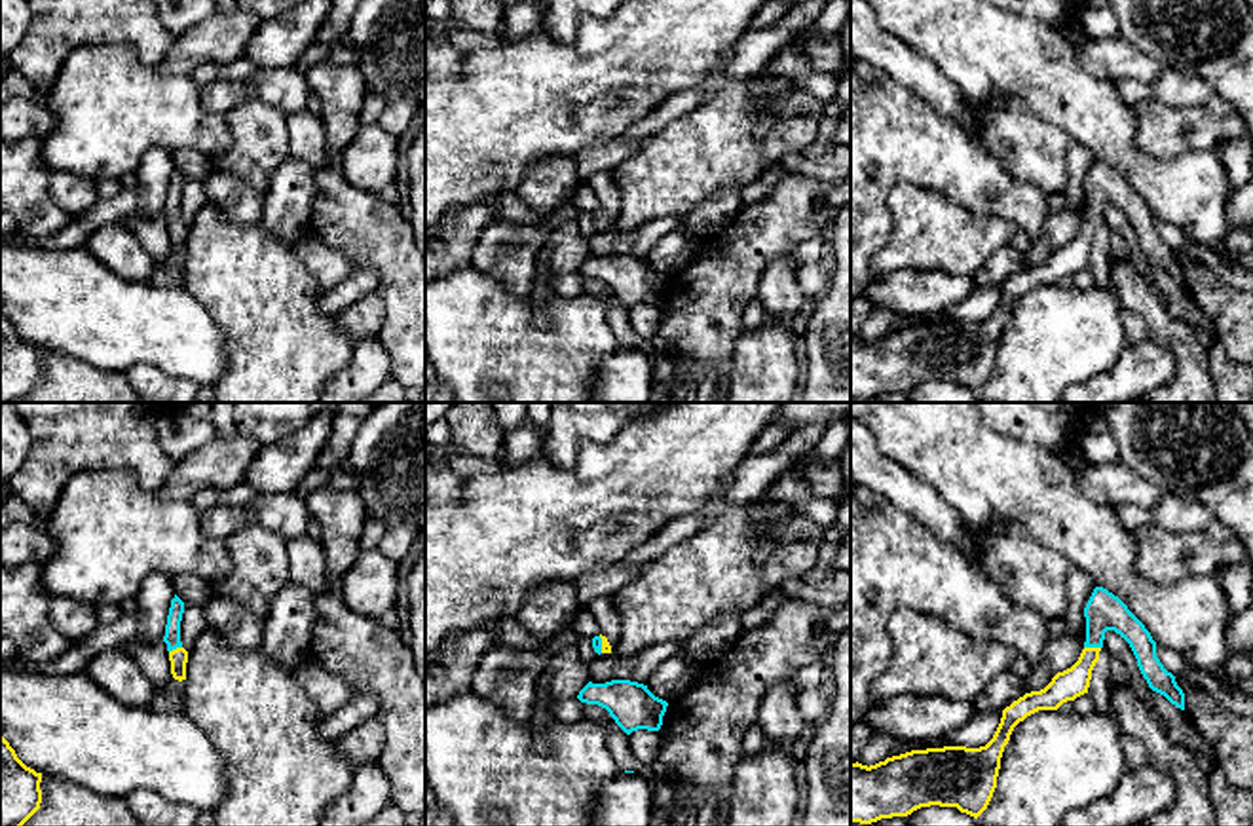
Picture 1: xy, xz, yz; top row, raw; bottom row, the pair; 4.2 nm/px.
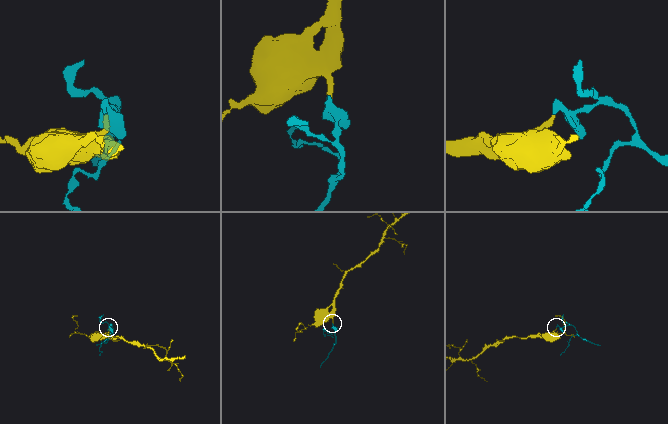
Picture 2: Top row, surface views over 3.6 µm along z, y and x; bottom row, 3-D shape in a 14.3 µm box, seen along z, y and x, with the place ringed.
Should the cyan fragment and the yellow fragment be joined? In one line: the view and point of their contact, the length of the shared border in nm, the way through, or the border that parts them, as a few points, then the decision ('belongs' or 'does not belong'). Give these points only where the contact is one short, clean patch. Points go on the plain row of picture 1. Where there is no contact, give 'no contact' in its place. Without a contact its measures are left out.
meets cyan in yz at (1092, 221); contact 70 nm long; runs through yz (1103, 187), (1096, 200), (1092, 221), (1086, 238), (1073, 257); belongs

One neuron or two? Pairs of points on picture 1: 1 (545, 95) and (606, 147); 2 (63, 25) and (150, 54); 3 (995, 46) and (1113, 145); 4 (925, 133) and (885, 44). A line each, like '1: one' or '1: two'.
1: two
2: one
3: one
4: two

